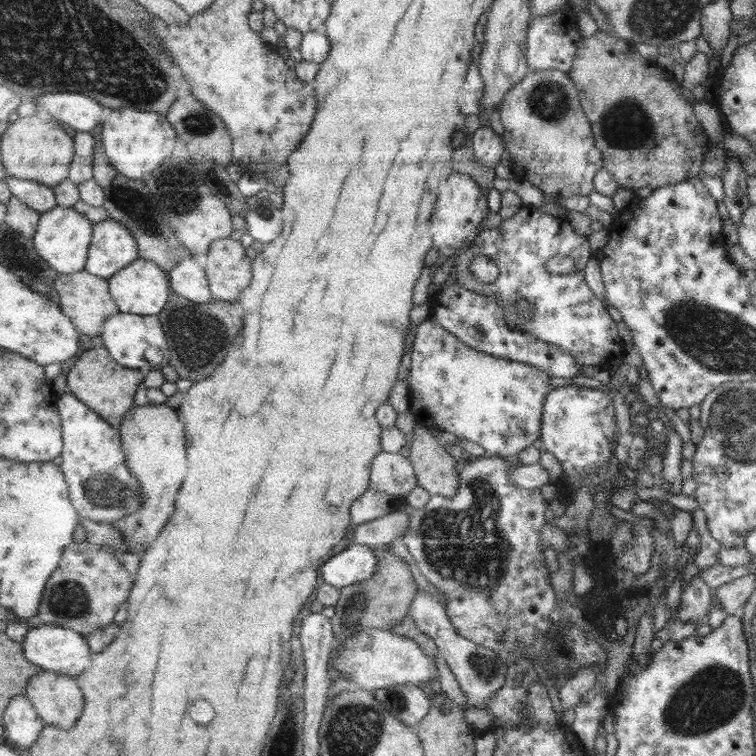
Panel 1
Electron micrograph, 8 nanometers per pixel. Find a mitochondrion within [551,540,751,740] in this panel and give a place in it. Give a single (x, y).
(715, 696)

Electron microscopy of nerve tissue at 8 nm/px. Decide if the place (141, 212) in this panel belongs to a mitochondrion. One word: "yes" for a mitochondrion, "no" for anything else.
yes

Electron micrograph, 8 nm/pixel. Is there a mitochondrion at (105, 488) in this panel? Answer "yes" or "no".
yes

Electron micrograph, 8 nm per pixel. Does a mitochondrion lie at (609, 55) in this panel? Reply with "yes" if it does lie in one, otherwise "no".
no

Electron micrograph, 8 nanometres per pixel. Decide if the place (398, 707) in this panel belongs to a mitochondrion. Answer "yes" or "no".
yes

